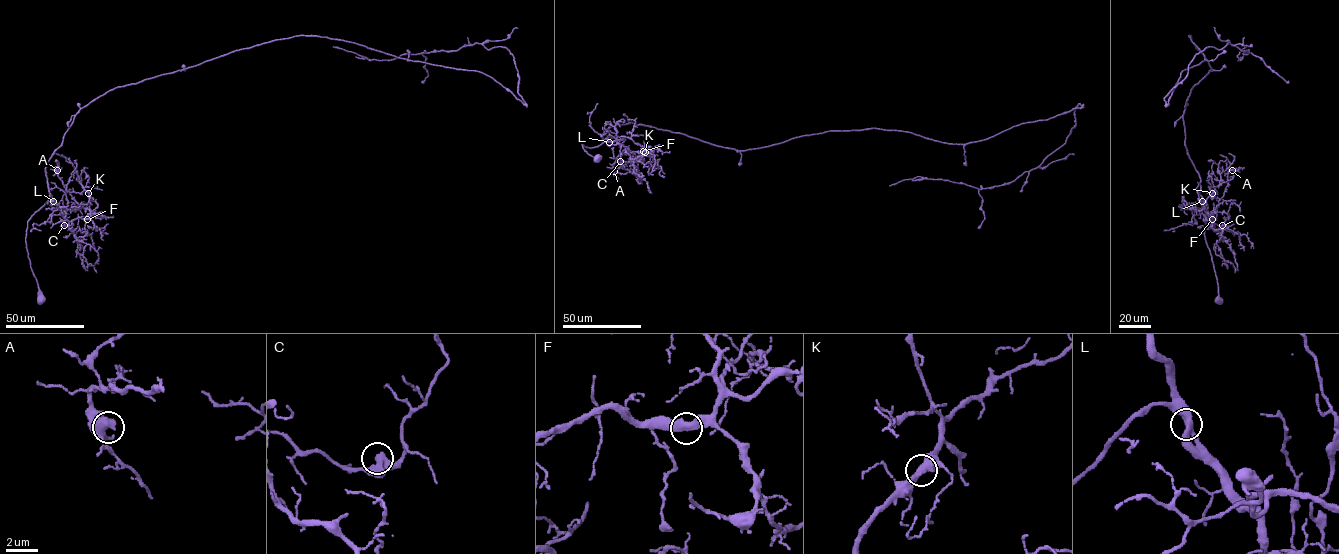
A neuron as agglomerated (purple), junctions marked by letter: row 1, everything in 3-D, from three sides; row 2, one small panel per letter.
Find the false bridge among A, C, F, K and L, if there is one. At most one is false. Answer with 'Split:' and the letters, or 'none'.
Split: none

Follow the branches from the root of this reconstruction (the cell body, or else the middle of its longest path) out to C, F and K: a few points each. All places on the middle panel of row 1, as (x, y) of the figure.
C: (597, 157), (587, 153), (582, 144), (592, 148), (604, 141), (616, 141), (621, 146), (620, 161)
F: (597, 157), (587, 153), (582, 144), (592, 148), (604, 141), (617, 141), (631, 151), (643, 151)
K: (597, 157), (587, 153), (582, 144), (597, 147), (604, 141), (624, 136), (645, 146), (645, 152)

